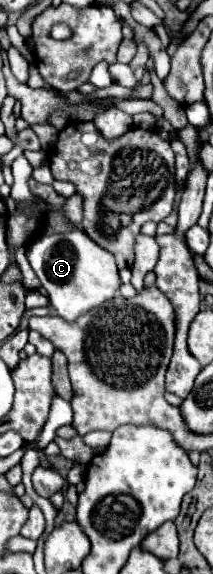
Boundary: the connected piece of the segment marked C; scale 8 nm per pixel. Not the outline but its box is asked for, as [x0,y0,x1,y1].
[28,229,122,321]

